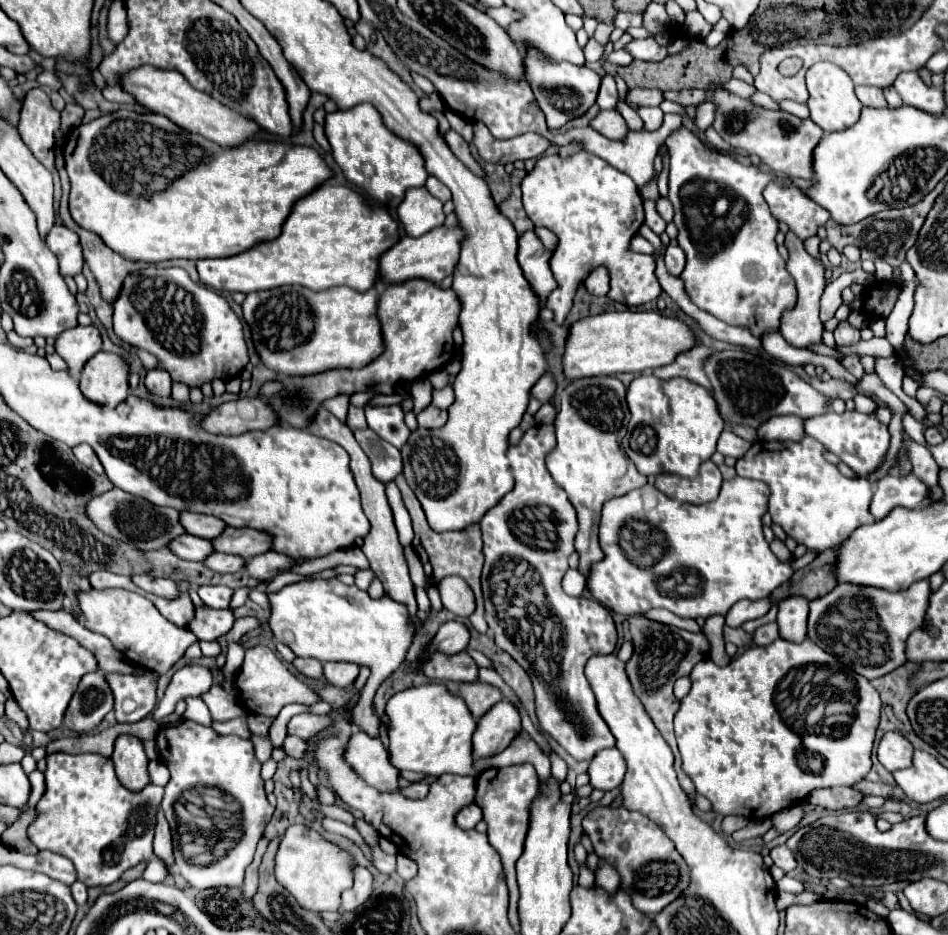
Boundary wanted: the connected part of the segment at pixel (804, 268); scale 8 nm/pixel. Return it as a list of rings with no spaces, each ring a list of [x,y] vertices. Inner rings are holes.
[[[788,231],[786,233],[786,241],[784,241],[786,249],[788,249],[788,261],[786,261],[786,271],[792,275],[794,283],[796,283],[796,305],[792,309],[786,309],[782,313],[782,319],[780,319],[780,333],[784,335],[784,339],[794,345],[794,347],[808,347],[812,343],[820,343],[822,339],[822,323],[818,319],[818,301],[820,301],[820,295],[824,291],[824,271],[826,267],[814,259],[806,249],[804,249],[804,243],[792,233]]]

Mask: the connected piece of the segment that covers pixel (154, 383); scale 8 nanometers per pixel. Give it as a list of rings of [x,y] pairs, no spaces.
[[[150,369],[146,375],[146,387],[160,397],[168,397],[170,389],[172,389],[170,373],[162,371],[162,369]]]

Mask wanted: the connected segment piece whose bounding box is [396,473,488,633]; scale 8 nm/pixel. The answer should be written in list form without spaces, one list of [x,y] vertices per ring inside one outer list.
[[[400,473],[396,477],[396,485],[402,493],[402,501],[412,517],[412,527],[414,527],[414,541],[412,541],[412,547],[414,551],[418,553],[422,565],[424,565],[424,571],[426,571],[426,579],[430,583],[430,589],[428,589],[428,597],[432,601],[432,613],[440,611],[442,609],[442,601],[440,601],[440,595],[436,591],[436,585],[442,581],[442,577],[446,575],[460,575],[466,579],[466,583],[472,587],[474,595],[476,595],[476,611],[470,615],[470,623],[476,631],[480,633],[486,633],[488,625],[486,625],[486,619],[484,619],[484,599],[482,599],[482,589],[480,589],[480,569],[482,569],[482,563],[484,563],[484,557],[482,557],[482,537],[480,537],[480,525],[474,523],[472,529],[462,529],[462,531],[448,531],[448,533],[436,533],[430,529],[428,521],[426,521],[426,515],[422,511],[422,505],[420,501],[416,499],[416,495],[412,493],[412,489],[408,489],[406,481],[404,481],[404,475]]]

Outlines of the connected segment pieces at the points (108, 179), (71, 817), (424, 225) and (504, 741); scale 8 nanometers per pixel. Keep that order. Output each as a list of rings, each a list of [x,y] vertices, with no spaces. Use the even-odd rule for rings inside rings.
[[[120,109],[110,115],[98,117],[90,123],[84,123],[78,129],[72,129],[66,135],[66,139],[68,141],[64,143],[64,163],[66,163],[66,171],[70,175],[70,185],[72,185],[70,213],[72,213],[74,221],[78,225],[82,225],[84,229],[92,229],[94,233],[98,233],[102,237],[102,241],[110,249],[116,249],[120,255],[134,259],[134,261],[148,261],[148,263],[158,263],[158,261],[166,261],[166,259],[228,257],[228,255],[244,253],[258,243],[272,241],[282,233],[282,225],[288,219],[294,203],[298,199],[302,199],[304,195],[310,195],[322,183],[326,183],[328,179],[334,177],[332,169],[324,163],[324,159],[320,157],[320,153],[314,147],[292,145],[292,143],[284,143],[284,141],[258,141],[258,139],[248,139],[248,141],[244,141],[244,145],[238,145],[238,147],[220,147],[220,145],[204,139],[198,133],[190,133],[190,131],[178,127],[176,123],[172,123],[170,119],[166,119],[164,115],[158,115],[158,113],[138,113],[138,111]]]
[[[52,753],[44,775],[46,791],[36,805],[38,817],[28,827],[28,837],[38,849],[68,857],[86,887],[110,885],[126,869],[154,857],[152,839],[164,787],[148,783],[138,793],[128,791],[120,785],[112,759],[98,753]]]
[[[424,187],[408,189],[396,213],[406,233],[412,237],[424,235],[426,229],[434,229],[444,223],[442,203],[436,197],[432,197]]]
[[[502,699],[478,721],[474,733],[474,757],[482,759],[502,753],[520,731],[522,723],[518,709],[508,699]]]

